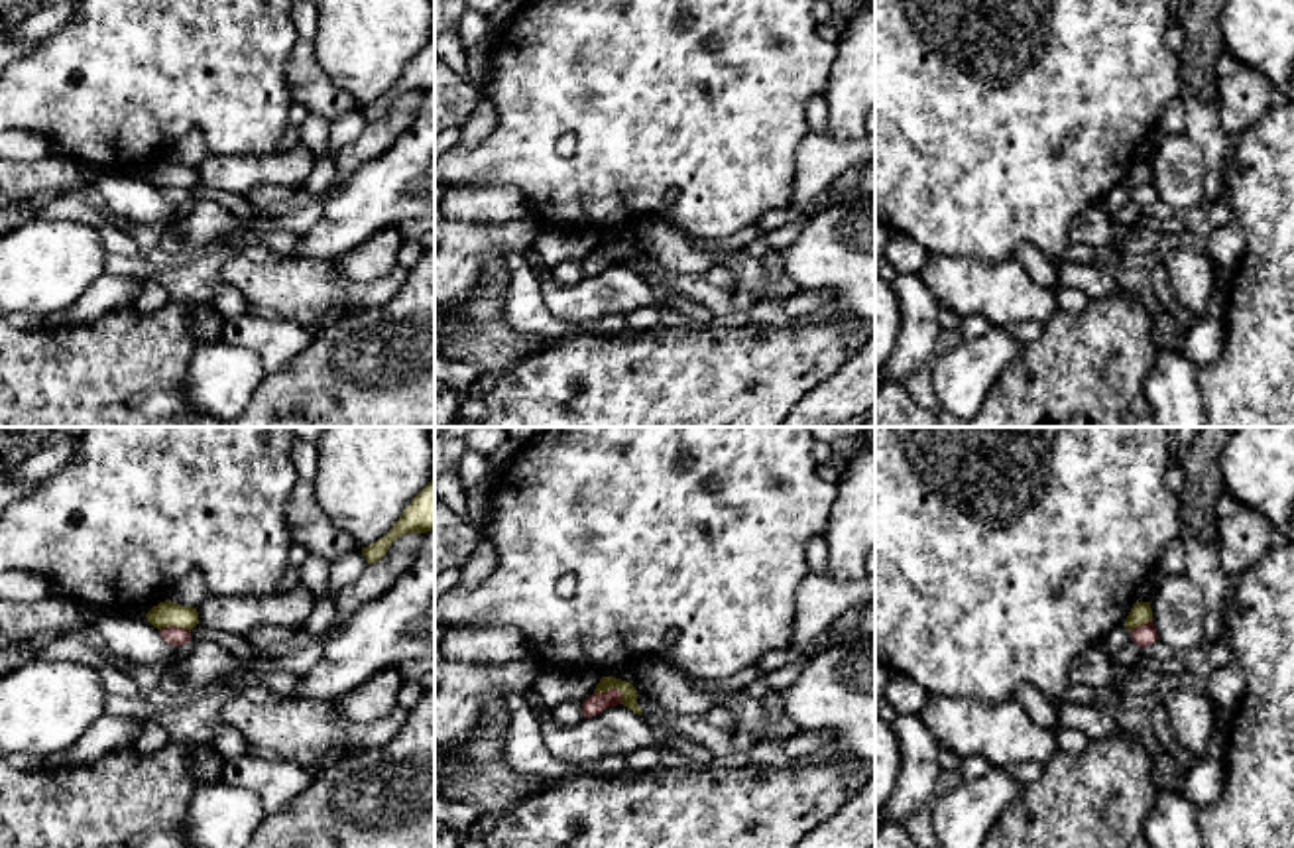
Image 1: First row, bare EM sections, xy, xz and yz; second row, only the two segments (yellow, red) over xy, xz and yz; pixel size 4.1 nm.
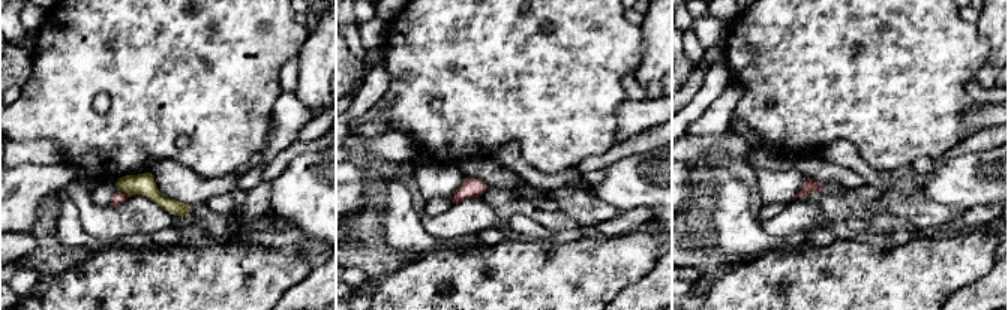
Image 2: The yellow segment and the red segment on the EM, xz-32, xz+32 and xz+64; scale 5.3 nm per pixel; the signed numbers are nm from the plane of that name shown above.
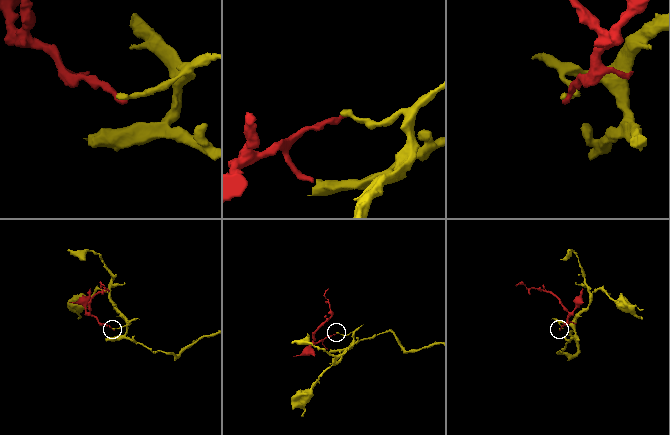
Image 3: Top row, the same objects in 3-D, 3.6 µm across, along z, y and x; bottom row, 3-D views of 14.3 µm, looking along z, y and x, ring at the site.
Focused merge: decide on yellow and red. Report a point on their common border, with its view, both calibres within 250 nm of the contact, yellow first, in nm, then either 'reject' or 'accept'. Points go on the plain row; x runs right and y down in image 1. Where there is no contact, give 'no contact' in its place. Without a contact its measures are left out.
xz (612, 246) | 70/80 nm | reject

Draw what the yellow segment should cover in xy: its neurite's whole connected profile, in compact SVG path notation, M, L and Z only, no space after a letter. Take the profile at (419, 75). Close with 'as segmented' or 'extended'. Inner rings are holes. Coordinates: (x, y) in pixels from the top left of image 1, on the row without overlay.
M431 39L403 69L387 94L362 106L368 124L380 120L389 104L405 92L427 92L435 89L435 39Z; as segmented

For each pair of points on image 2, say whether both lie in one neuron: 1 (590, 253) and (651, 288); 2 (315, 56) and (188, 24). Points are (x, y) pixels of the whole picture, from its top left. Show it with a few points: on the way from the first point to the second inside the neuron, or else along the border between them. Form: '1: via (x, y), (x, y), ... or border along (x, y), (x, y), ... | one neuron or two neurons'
1: border along (656, 262), (642, 277), (617, 294) | two neurons
2: border along (308, 35), (297, 57) | two neurons

